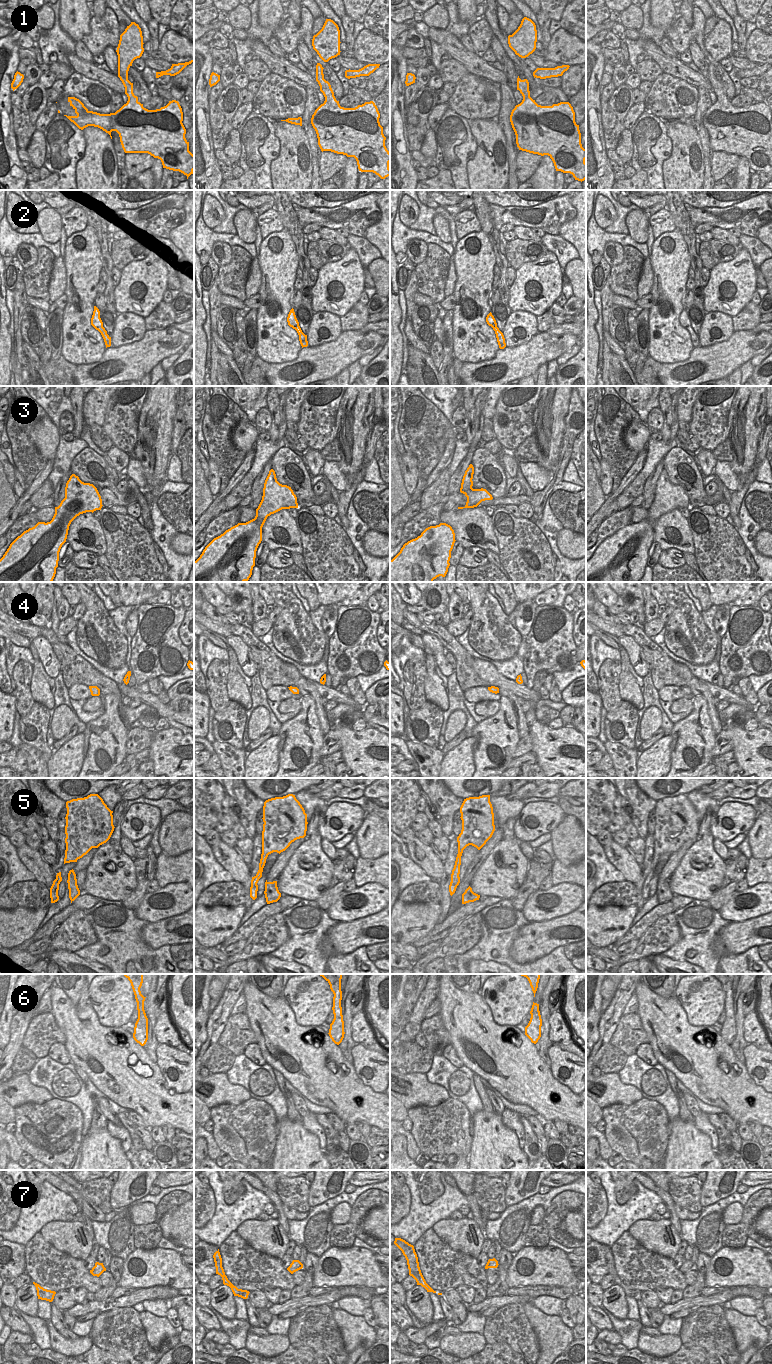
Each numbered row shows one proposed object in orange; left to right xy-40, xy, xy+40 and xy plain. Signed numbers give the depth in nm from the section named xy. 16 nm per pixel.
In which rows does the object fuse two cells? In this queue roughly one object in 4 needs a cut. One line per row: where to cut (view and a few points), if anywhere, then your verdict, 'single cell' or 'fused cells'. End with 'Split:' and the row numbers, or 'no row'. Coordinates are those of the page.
1: cut none; single cell
2: cut none; single cell
3: cut none; single cell
4: cut none; single cell
5: cut xy (261, 855), (265, 859); fused cells
6: cut none; single cell
7: cut none; single cell
Split: 5

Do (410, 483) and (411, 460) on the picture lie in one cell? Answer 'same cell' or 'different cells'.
same cell

